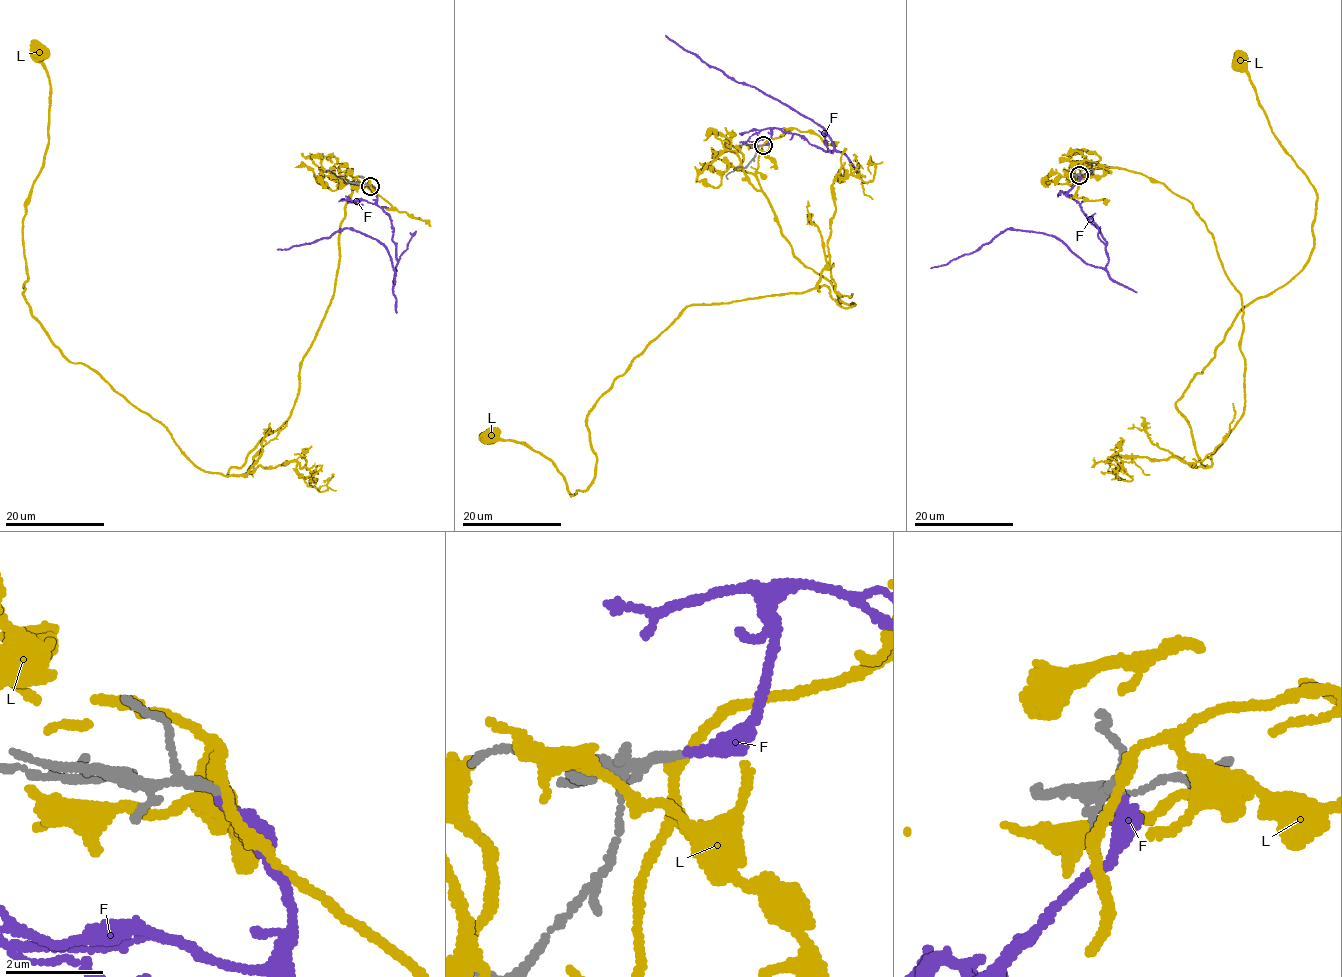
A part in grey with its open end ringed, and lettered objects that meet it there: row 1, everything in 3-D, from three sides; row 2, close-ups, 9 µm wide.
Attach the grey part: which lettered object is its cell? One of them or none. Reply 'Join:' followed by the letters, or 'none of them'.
Join: F

